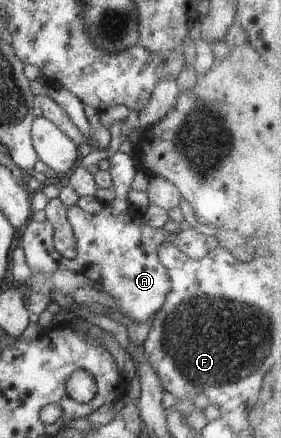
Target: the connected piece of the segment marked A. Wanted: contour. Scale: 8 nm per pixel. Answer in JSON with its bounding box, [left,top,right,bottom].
[16,151,208,324]

